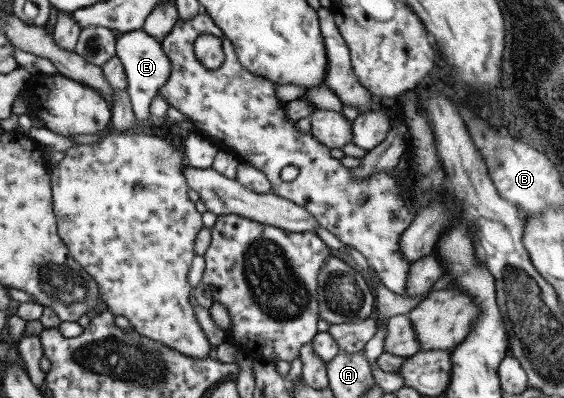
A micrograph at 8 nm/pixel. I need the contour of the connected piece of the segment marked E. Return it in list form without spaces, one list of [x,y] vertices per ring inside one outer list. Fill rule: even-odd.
[[[136,29],[128,31],[115,39],[115,56],[122,64],[126,79],[127,79],[127,96],[131,103],[131,109],[135,117],[135,132],[150,133],[152,128],[148,125],[149,106],[152,98],[157,94],[158,88],[169,76],[170,62],[165,56],[160,42],[156,41],[150,34]]]

